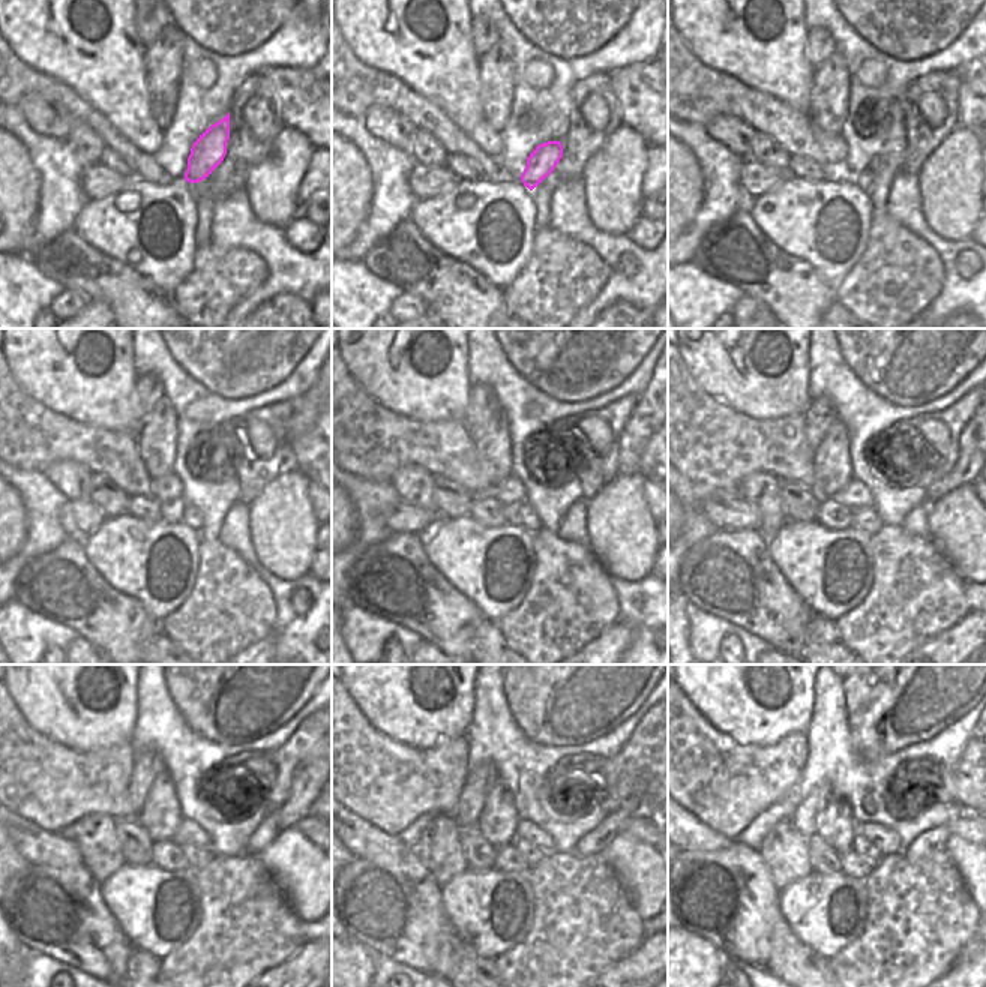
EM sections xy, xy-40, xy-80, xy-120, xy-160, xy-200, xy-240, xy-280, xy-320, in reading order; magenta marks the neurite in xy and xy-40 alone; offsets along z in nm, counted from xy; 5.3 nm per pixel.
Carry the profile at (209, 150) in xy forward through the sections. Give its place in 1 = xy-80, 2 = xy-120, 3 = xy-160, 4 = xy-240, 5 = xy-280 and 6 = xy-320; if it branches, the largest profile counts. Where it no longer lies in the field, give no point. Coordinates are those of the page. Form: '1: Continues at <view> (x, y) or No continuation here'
1: Continues at xy-80 (865, 179)
2: Continues at xy-120 (191, 516)
3: Continues at xy-160 (527, 518)
4: Continues at xy-240 (197, 857)
5: Continues at xy-280 (533, 855)
6: Continues at xy-320 (862, 846).

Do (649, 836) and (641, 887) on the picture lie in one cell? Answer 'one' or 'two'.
two

